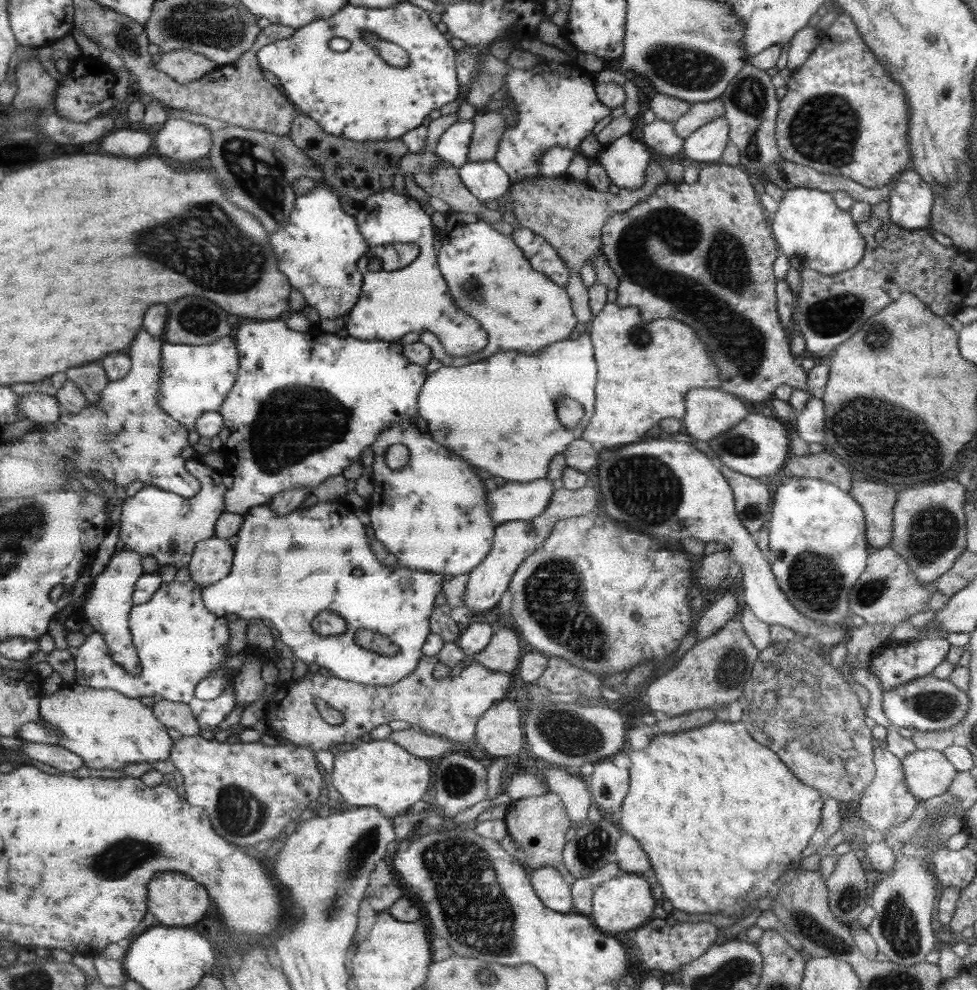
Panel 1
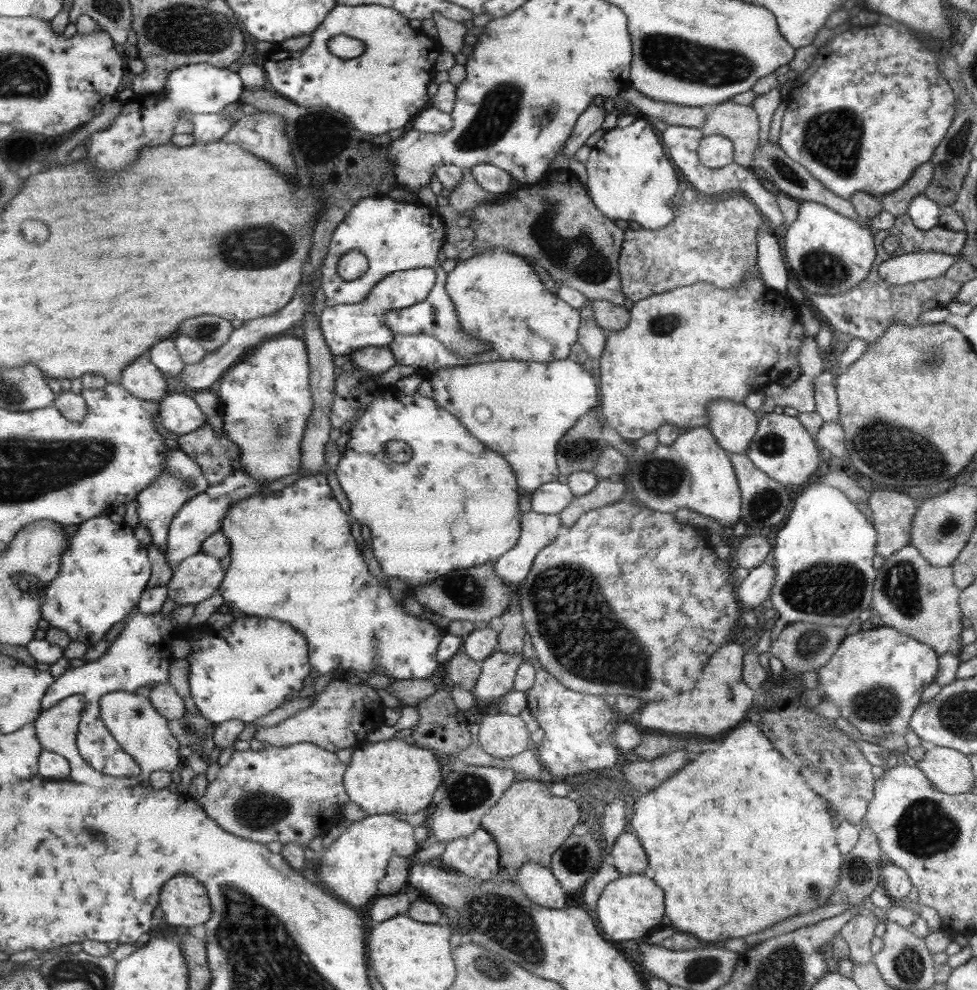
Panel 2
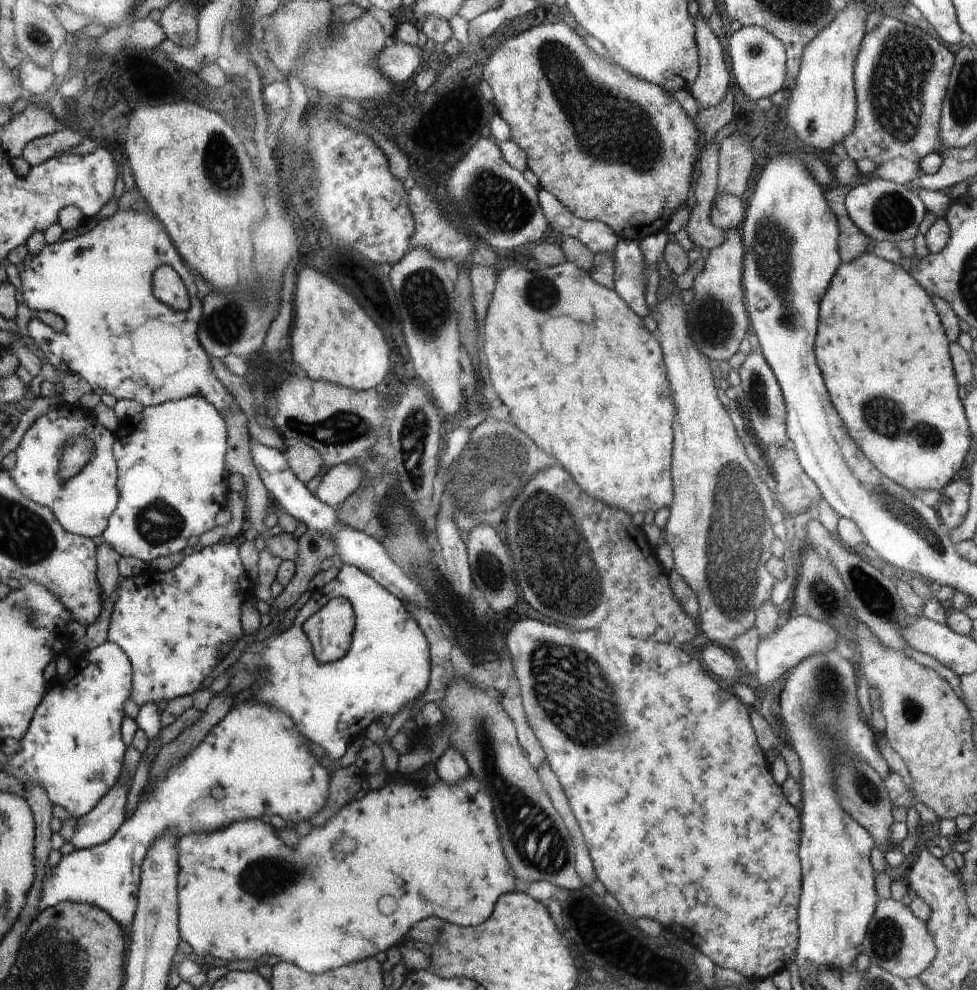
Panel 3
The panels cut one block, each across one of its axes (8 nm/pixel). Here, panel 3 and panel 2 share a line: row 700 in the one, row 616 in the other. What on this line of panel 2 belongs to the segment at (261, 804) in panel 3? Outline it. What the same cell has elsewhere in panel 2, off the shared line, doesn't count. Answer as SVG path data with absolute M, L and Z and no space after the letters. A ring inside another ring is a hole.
M245 615L234 619L230 626L222 630L208 626L201 630L200 639L188 640L191 646L187 655L188 679L192 701L196 703L199 714L211 724L218 725L234 719L244 724L254 723L284 705L288 698L299 696L303 680L310 675L311 664L307 640L302 633L292 630L292 626L273 618L260 620L257 616Z

